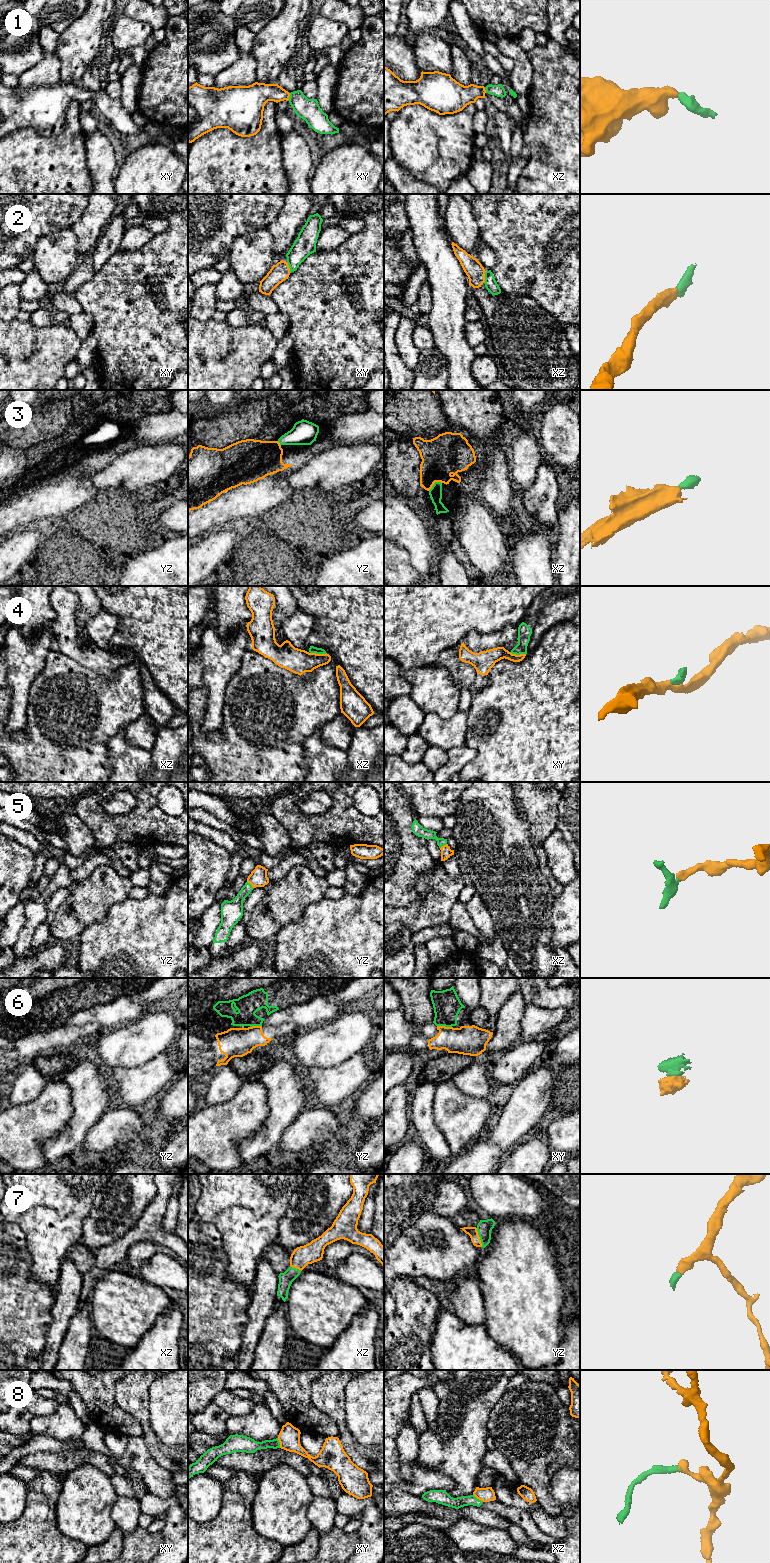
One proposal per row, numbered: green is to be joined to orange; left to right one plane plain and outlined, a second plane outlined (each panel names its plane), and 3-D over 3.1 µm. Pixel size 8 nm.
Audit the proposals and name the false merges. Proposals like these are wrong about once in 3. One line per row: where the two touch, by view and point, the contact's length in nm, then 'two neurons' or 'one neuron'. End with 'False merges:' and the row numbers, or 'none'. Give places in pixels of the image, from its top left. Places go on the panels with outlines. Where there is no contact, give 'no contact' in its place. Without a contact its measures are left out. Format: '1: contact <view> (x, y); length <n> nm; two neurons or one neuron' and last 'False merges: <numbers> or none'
1: contact xy (289, 96); length 70 nm; one neuron
2: contact xz (484, 277); length 100 nm; two neurons
3: contact xz (434, 482); length 130 nm; one neuron
4: contact xz (318, 654); length 140 nm; two neurons
5: contact yz (251, 884); length 80 nm; one neuron
6: contact xy (444, 1026); length 120 nm; two neurons
7: contact yz (479, 1237); length 160 nm; one neuron
8: contact xz (478, 1498); length 110 nm; two neurons
False merges: 2, 4, 6, 8

